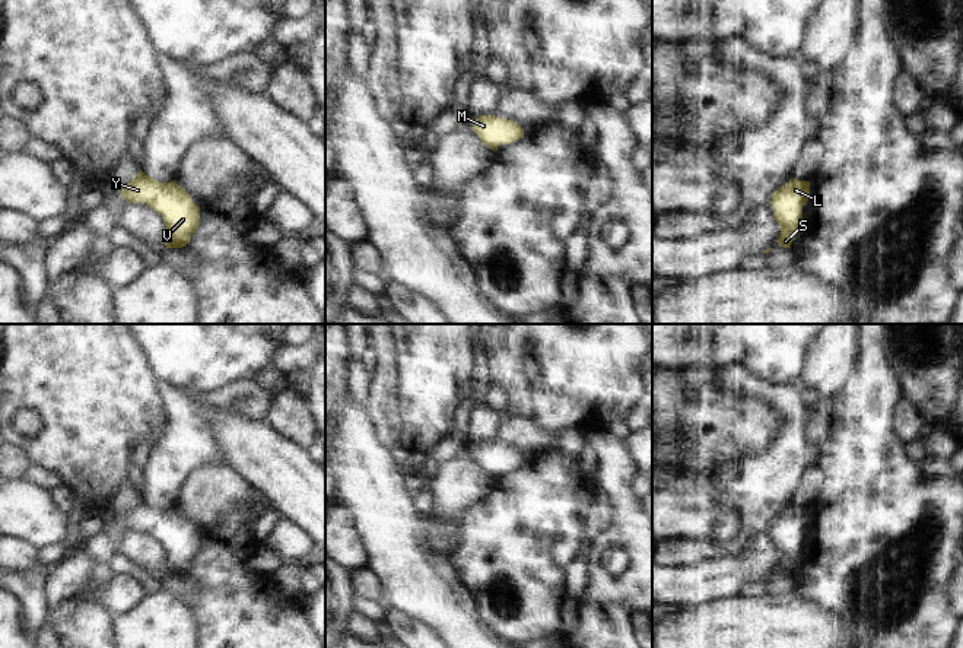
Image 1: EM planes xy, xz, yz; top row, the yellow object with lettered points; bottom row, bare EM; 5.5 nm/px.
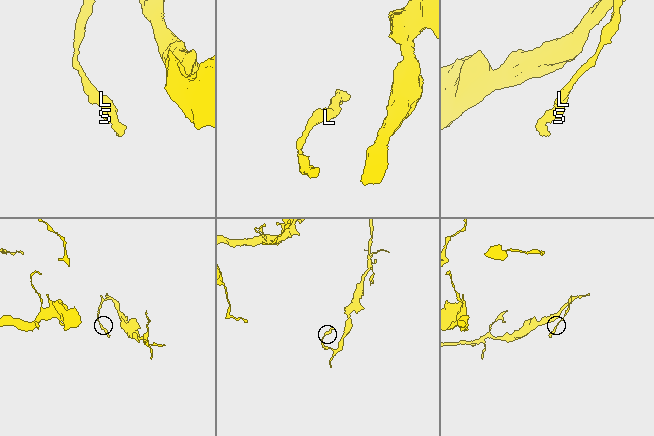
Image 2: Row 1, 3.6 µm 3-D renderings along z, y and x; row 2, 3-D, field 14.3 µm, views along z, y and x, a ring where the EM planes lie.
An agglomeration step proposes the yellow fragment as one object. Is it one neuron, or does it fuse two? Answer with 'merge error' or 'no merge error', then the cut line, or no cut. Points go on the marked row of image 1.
no merge error | no cut

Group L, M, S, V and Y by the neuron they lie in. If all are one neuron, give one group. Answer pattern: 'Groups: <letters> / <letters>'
Groups: L M S V Y.

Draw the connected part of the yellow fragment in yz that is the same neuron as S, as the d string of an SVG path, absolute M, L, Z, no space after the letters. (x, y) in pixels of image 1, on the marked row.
M791 178L785 185L772 196L773 217L781 226L778 245L791 248L792 241L802 226L801 209L810 198L810 181Z

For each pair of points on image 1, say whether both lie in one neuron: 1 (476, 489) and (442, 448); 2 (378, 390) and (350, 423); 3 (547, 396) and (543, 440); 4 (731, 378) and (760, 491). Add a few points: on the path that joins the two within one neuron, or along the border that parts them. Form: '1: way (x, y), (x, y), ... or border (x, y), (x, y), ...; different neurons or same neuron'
1: border (458, 450), (439, 464); different neurons
2: border (364, 407), (377, 440); different neurons
3: border (512, 416), (526, 416), (543, 428), (556, 431); different neurons
4: way (765, 390), (788, 412), (787, 457); same neuron

